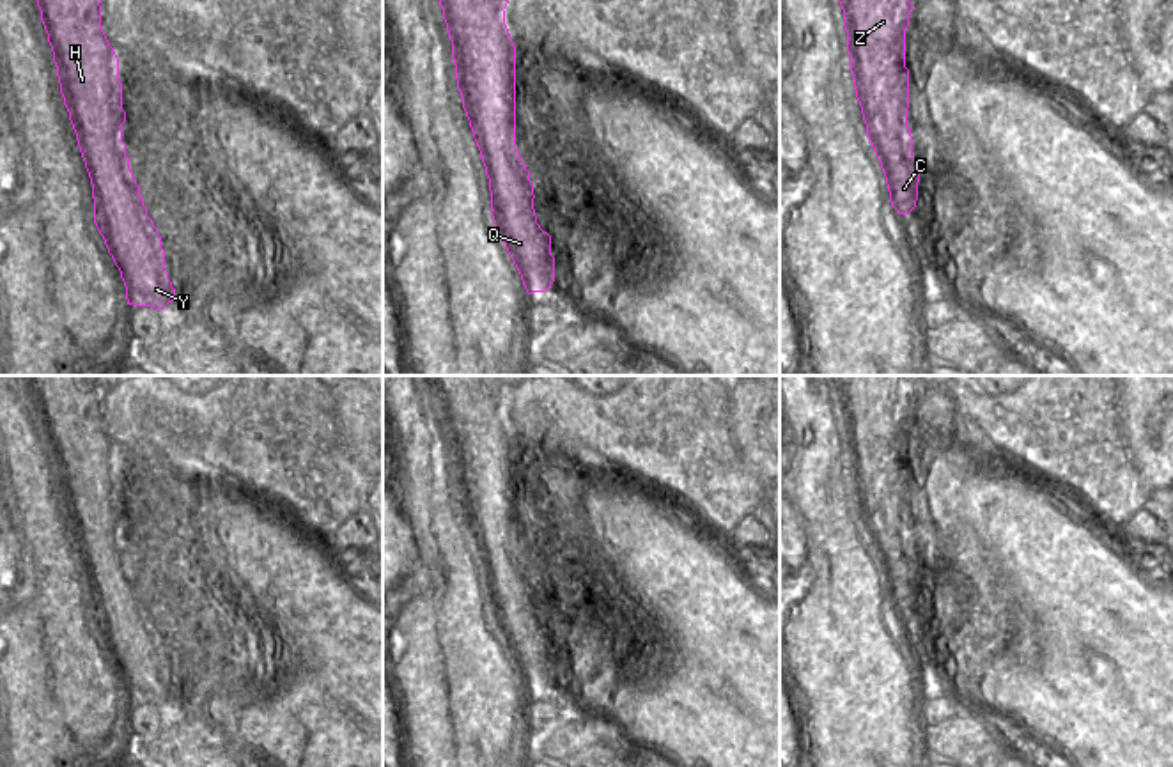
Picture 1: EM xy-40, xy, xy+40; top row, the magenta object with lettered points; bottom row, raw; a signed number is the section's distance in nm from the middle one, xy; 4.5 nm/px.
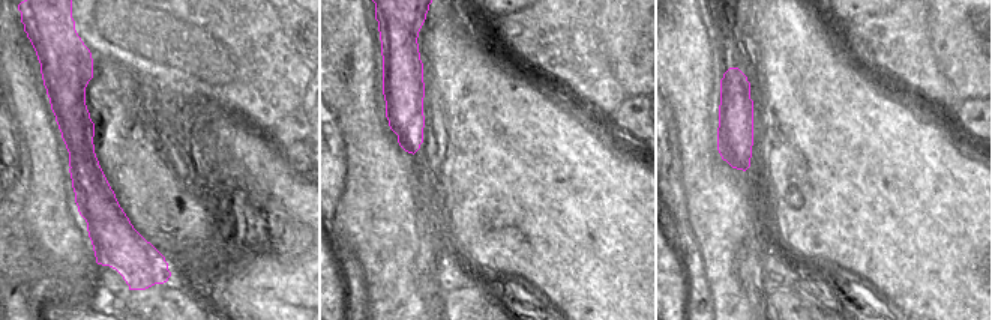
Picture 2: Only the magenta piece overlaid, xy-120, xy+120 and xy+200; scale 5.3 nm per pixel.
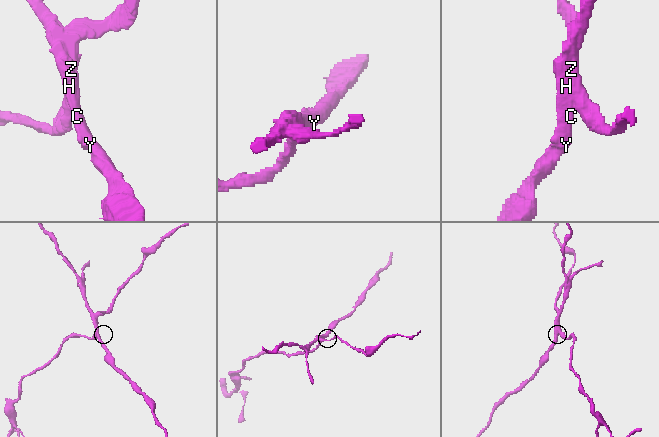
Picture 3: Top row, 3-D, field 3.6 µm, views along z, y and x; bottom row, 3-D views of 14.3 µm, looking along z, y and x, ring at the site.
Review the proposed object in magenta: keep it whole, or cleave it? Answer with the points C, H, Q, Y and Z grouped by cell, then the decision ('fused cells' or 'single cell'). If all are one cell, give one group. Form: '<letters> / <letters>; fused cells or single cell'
C H Q Y / Z; fused cells

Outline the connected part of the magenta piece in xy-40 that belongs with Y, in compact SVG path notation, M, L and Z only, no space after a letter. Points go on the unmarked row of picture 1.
M89 376L28 379L90 574L94 620L120 668L128 701L163 707L175 698L175 686L165 666L161 632L129 567L119 455L101 425L101 390Z

